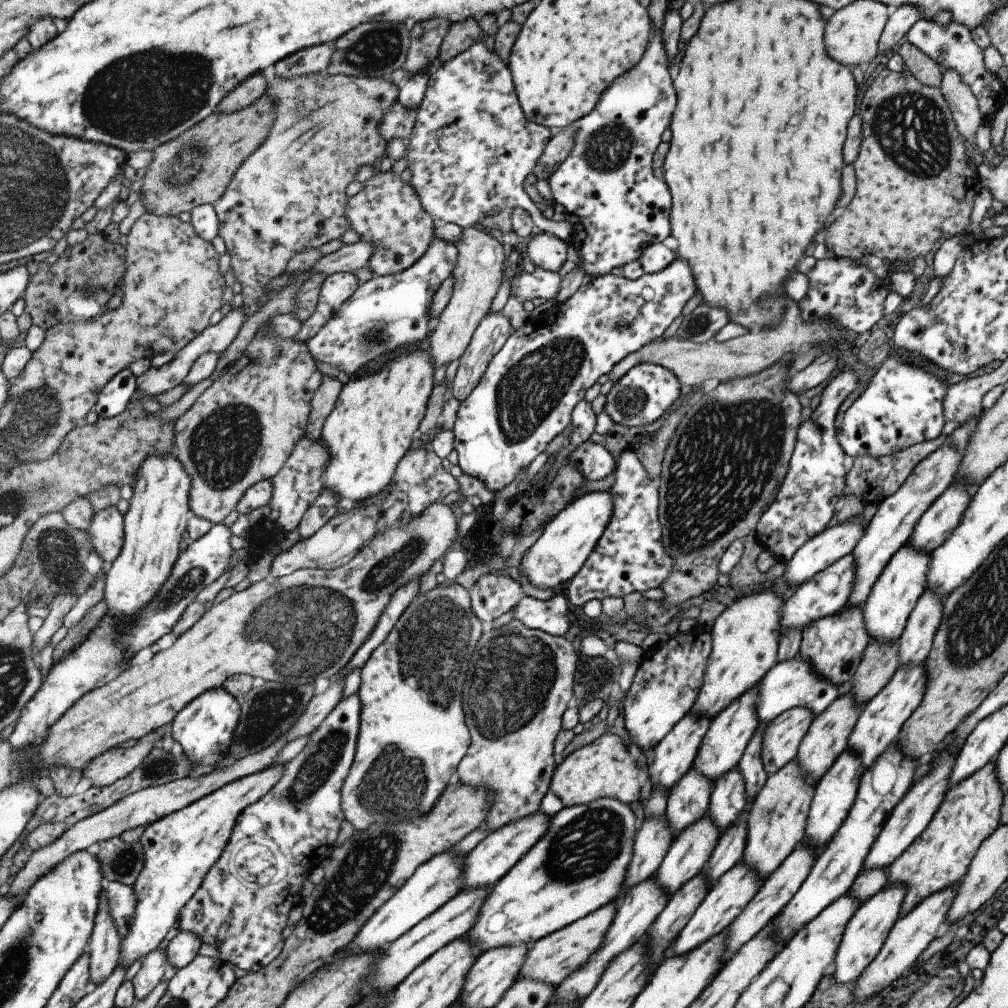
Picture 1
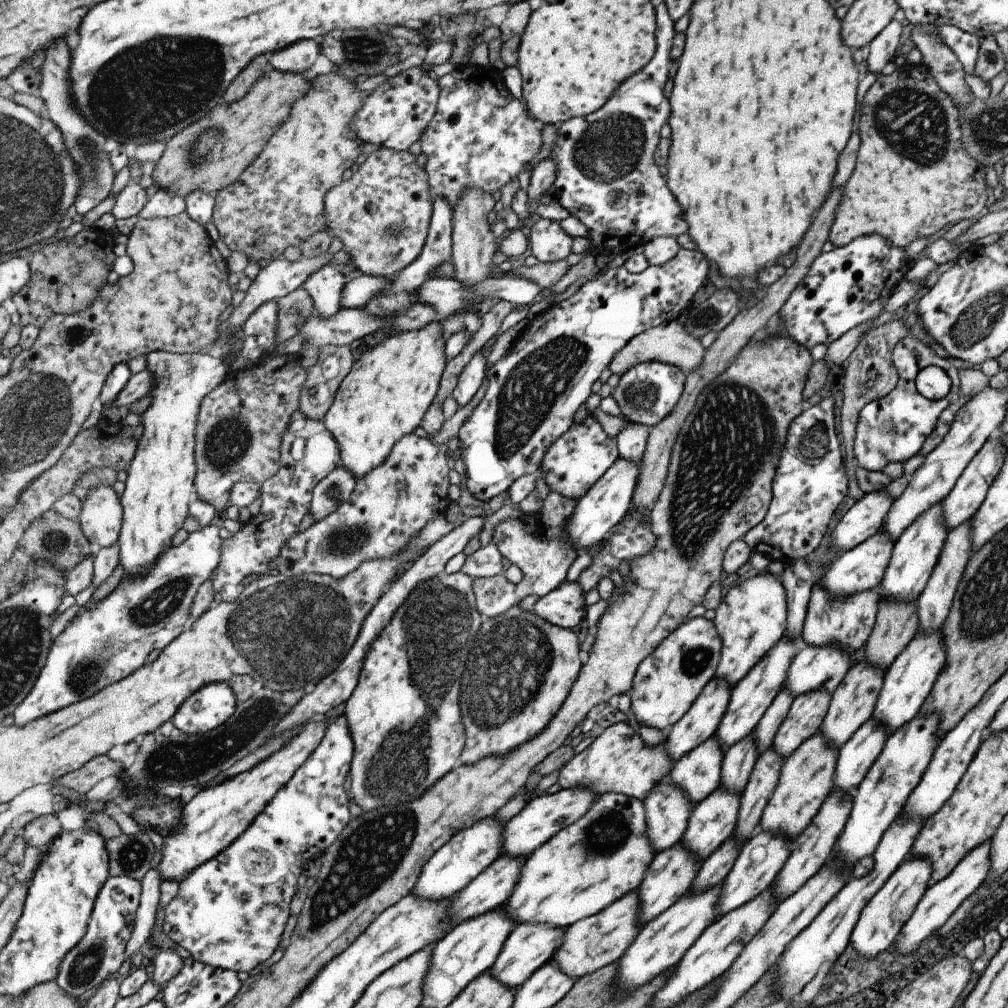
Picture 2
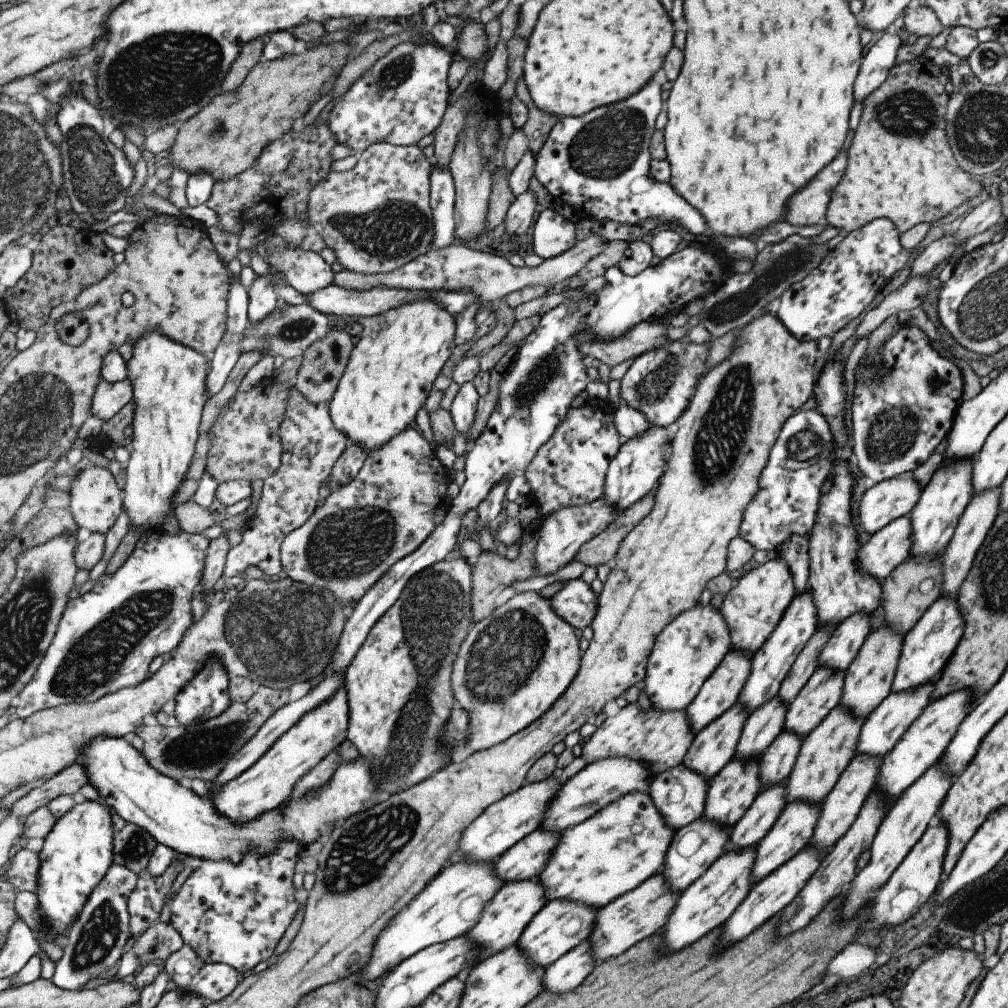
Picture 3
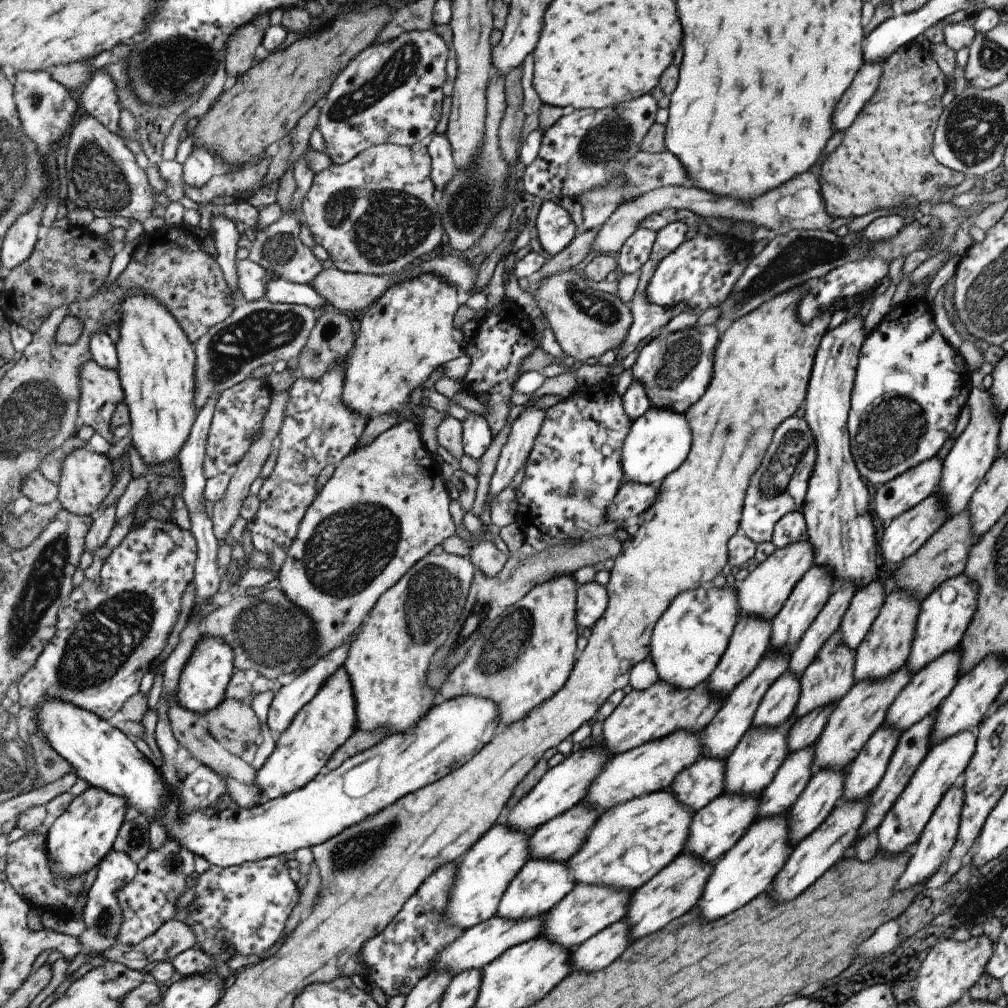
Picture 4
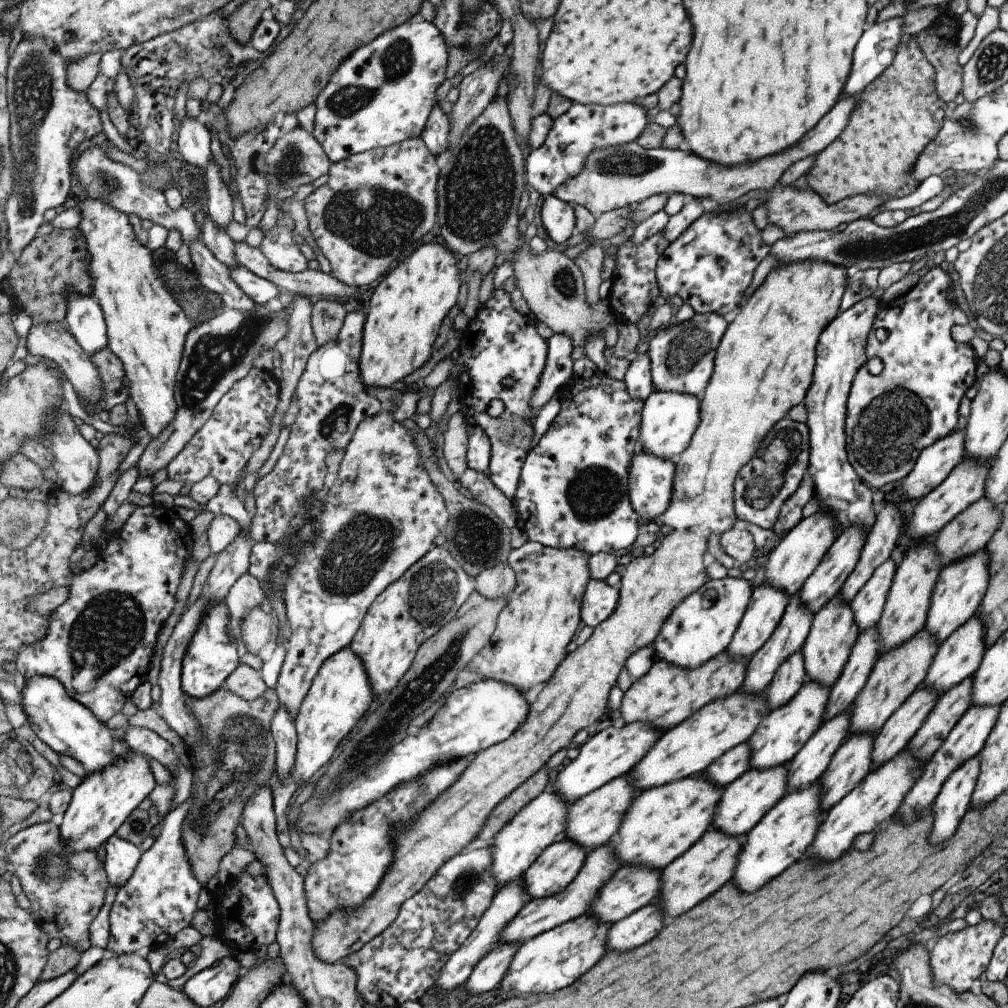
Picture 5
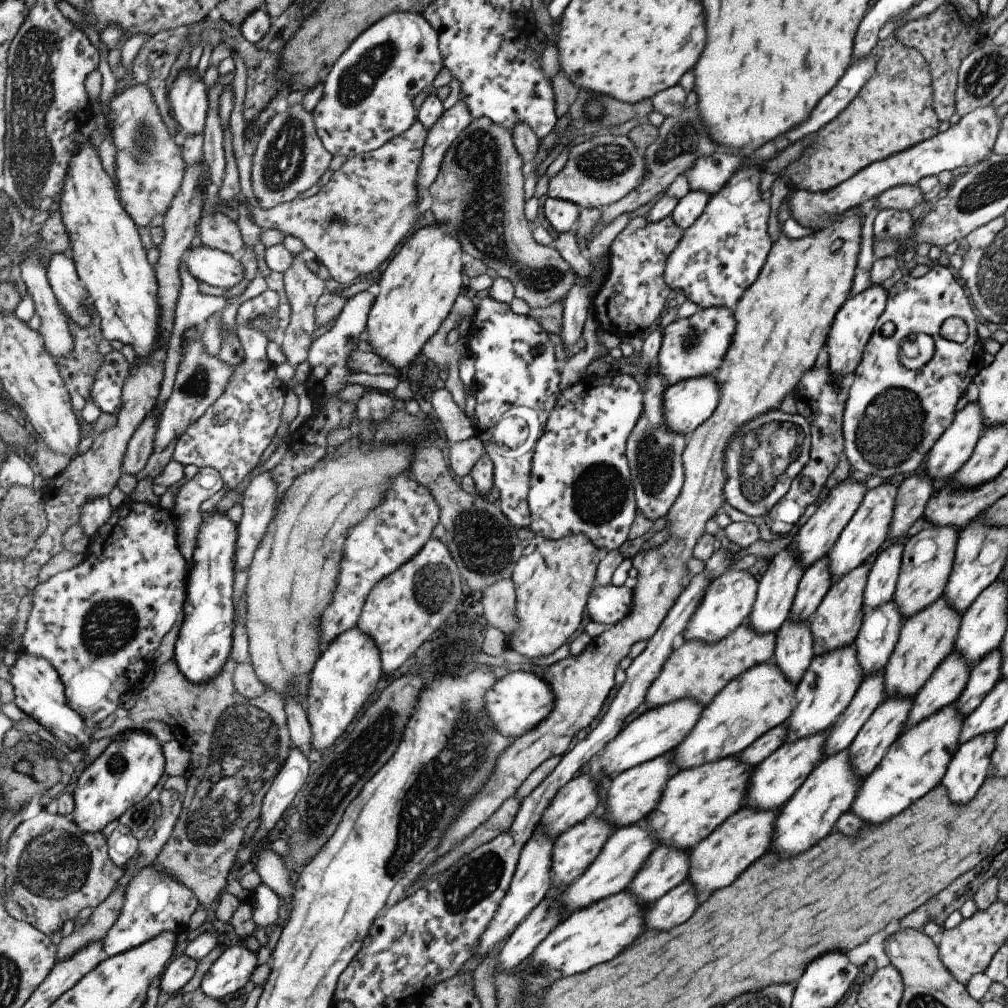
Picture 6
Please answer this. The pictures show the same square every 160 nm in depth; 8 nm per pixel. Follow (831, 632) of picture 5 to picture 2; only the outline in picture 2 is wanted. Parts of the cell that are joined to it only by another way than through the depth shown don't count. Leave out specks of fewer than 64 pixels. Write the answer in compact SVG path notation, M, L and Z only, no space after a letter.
M813 689L799 693L772 738L774 751L785 758L806 738L819 730L830 703L830 692Z

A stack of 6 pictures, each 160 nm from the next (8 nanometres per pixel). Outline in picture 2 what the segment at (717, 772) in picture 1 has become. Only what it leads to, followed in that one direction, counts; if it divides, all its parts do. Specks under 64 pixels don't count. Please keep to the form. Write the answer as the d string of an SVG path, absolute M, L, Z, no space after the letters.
M781 636L779 640L748 670L741 680L731 689L730 699L721 722L717 725L713 735L723 749L735 744L754 730L765 709L771 704L773 697L780 691L786 673L794 656L799 652L802 644L799 638Z

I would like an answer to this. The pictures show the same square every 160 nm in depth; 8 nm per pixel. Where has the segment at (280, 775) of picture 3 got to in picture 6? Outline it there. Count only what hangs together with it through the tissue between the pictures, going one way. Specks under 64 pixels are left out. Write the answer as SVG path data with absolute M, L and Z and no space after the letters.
M357 626L346 630L336 638L335 642L328 644L317 661L312 674L310 695L305 701L308 719L314 732L314 749L323 751L324 748L329 748L331 744L335 744L341 736L345 735L343 732L347 730L347 726L359 716L361 710L365 710L365 704L373 696L373 692L377 690L379 682L381 682L381 649L376 640L361 627Z

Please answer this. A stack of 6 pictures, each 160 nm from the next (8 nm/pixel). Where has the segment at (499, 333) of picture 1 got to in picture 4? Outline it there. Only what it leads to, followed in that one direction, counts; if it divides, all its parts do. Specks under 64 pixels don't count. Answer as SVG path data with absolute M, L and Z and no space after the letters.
M469 412L462 422L462 451L473 460L487 450L492 437L485 419L477 413Z

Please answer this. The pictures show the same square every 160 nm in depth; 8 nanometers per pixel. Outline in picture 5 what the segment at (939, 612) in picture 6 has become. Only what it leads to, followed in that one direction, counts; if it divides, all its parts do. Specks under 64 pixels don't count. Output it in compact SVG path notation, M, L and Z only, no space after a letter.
M921 627L905 642L879 654L865 686L857 693L849 706L852 710L850 734L865 731L877 732L887 718L908 699L908 696L921 686L937 649L938 642L925 627Z

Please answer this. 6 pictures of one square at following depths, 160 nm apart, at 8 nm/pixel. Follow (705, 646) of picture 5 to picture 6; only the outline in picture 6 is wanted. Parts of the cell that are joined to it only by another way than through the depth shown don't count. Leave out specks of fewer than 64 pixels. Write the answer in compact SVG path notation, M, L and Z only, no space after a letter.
M747 569L722 572L705 589L702 601L683 629L682 638L714 643L727 636L739 624L746 622L756 597L757 585L758 582L753 579L753 575Z

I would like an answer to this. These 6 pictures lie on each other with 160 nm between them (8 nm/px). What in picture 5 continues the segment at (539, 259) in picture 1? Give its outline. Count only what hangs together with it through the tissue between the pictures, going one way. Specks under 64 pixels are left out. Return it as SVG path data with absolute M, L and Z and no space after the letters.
M551 194L543 201L539 212L547 236L557 244L567 243L572 236L574 224L572 204L563 202Z

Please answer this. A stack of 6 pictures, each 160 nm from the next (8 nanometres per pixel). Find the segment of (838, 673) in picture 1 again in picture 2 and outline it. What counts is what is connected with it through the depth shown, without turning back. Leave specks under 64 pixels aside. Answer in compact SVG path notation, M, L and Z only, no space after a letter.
M817 582L810 588L810 597L800 632L802 646L834 644L850 655L859 648L871 634L878 609L879 596L876 589L867 589L849 595L834 595Z

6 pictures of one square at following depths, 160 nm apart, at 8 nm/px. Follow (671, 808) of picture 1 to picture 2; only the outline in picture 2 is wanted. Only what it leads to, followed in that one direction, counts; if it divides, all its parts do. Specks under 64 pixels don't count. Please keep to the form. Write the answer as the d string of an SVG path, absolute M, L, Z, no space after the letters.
M711 735L670 768L666 780L678 786L693 804L720 785L720 766L725 749Z

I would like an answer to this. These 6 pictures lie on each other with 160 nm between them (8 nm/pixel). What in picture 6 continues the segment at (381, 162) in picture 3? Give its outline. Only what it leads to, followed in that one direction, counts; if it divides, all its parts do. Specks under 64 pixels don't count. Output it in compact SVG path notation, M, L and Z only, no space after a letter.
M419 122L413 123L407 131L394 136L376 151L361 153L346 160L333 172L329 182L318 193L307 198L297 197L269 210L249 205L240 191L235 199L238 206L247 208L247 216L263 229L277 229L284 235L301 239L306 248L311 249L317 256L317 261L327 268L330 283L337 288L347 287L365 279L364 274L379 268L381 262L391 256L393 248L403 242L413 223L419 222L421 213L417 212L417 203L421 202L421 199L416 195L416 170L423 158L426 138L426 128Z

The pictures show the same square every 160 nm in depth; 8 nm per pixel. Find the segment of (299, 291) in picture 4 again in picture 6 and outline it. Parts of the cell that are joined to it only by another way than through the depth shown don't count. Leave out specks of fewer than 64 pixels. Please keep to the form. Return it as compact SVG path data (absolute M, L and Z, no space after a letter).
M201 242L190 246L185 264L199 282L211 286L230 288L239 284L245 276L241 262L231 258L230 254Z

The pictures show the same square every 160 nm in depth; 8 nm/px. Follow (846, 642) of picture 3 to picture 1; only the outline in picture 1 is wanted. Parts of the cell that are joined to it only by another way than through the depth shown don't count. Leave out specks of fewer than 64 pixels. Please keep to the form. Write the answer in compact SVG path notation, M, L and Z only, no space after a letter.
M798 654L787 660L777 660L761 677L757 686L756 717L759 723L765 724L770 723L779 713L795 707L808 708L815 718L833 702L838 688L829 679L816 673L813 665Z

